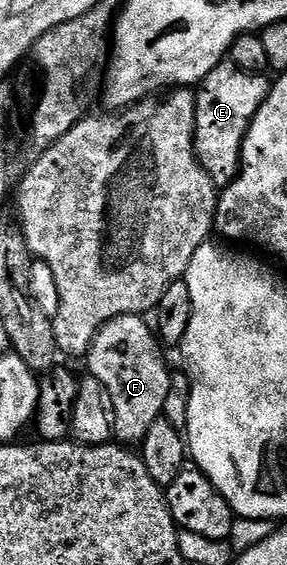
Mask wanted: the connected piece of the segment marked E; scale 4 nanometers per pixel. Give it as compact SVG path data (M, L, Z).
M220 63L216 69L209 71L204 81L200 81L195 93L195 154L209 179L221 191L239 174L239 162L243 156L243 140L249 131L249 123L253 115L265 103L269 88L268 78L264 75L249 75L236 65Z

